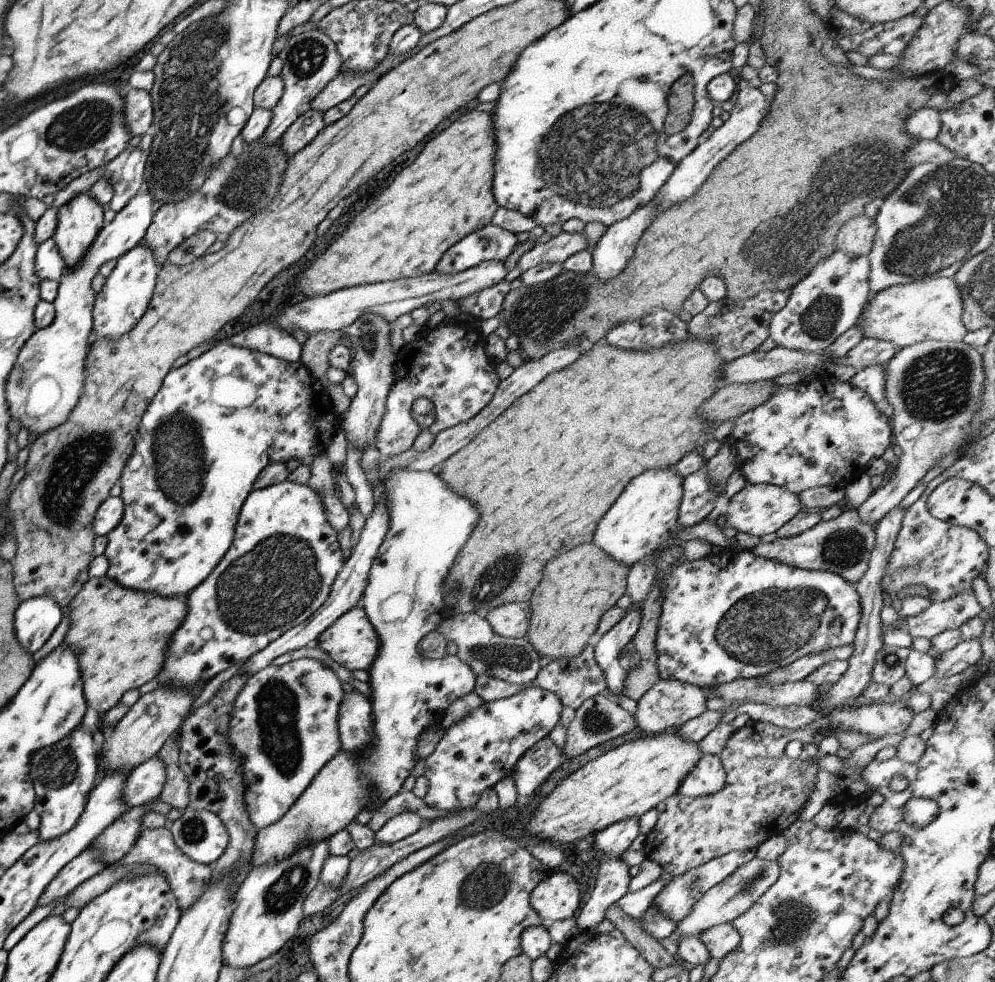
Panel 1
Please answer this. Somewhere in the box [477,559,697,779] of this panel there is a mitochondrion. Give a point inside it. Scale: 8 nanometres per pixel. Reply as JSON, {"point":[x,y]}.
{"point":[595,723]}

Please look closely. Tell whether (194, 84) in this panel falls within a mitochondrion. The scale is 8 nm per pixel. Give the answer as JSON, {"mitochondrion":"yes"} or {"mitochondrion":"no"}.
{"mitochondrion":"yes"}

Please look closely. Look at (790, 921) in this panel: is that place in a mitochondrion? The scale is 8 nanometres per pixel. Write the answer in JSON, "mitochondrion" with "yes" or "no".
{"mitochondrion":"yes"}

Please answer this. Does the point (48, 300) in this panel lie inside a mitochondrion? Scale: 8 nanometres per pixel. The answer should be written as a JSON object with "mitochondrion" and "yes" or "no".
{"mitochondrion":"no"}

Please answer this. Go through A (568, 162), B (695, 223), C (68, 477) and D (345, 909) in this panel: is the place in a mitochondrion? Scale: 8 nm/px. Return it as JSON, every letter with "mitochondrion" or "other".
{"A":"mitochondrion","B":"other","C":"mitochondrion","D":"other"}

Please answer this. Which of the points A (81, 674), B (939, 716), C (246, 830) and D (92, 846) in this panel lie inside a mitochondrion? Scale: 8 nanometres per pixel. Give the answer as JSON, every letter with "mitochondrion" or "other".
{"A":"other","B":"other","C":"other","D":"other"}

